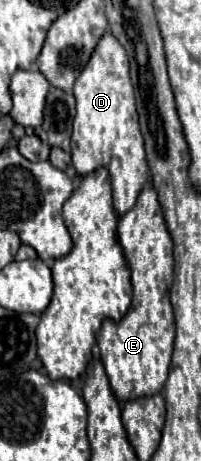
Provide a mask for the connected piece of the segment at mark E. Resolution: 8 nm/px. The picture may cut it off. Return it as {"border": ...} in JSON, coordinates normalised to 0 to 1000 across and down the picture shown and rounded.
{"border":[[[751,403],[692,421],[672,451],[592,473],[582,499],[632,577],[662,590],[662,655],[602,698],[512,698],[502,720],[483,725],[483,746],[552,846],[592,872],[622,872],[771,850],[791,855],[811,846],[871,733],[871,694],[841,659],[841,625],[861,612],[861,525],[781,421]]]}

